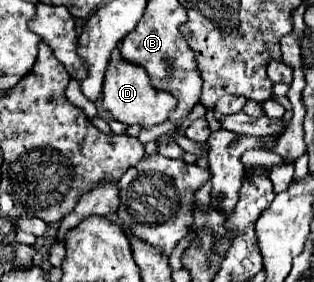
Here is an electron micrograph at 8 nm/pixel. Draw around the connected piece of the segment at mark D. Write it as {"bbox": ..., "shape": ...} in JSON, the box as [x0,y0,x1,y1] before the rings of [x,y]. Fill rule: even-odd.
{"bbox":[104,58,178,128],"shape":[[[118,58],[116,64],[106,68],[104,74],[104,106],[106,110],[124,124],[140,124],[144,128],[152,128],[156,124],[162,124],[168,118],[168,112],[176,108],[178,100],[166,92],[156,88],[150,82],[150,76],[144,68],[138,68],[136,64],[130,64],[128,60]]]}

